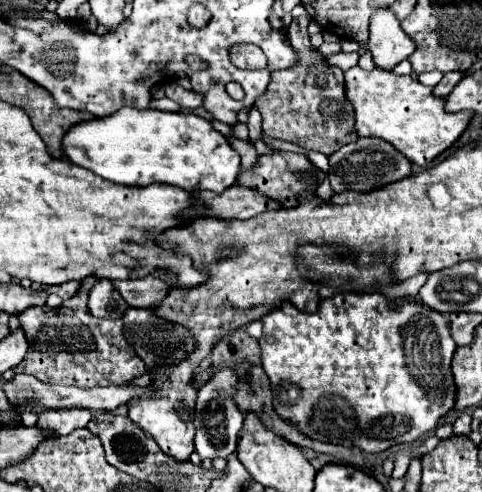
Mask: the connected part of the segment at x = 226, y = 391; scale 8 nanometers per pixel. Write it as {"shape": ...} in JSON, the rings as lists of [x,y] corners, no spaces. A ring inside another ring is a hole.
{"shape":[[[230,369],[218,371],[206,385],[198,389],[198,403],[196,403],[196,415],[194,415],[194,425],[196,425],[196,453],[202,459],[216,459],[216,457],[228,457],[230,453],[236,451],[238,445],[238,431],[242,429],[244,415],[240,415],[238,407],[232,401],[232,395],[236,393],[236,375]]]}

